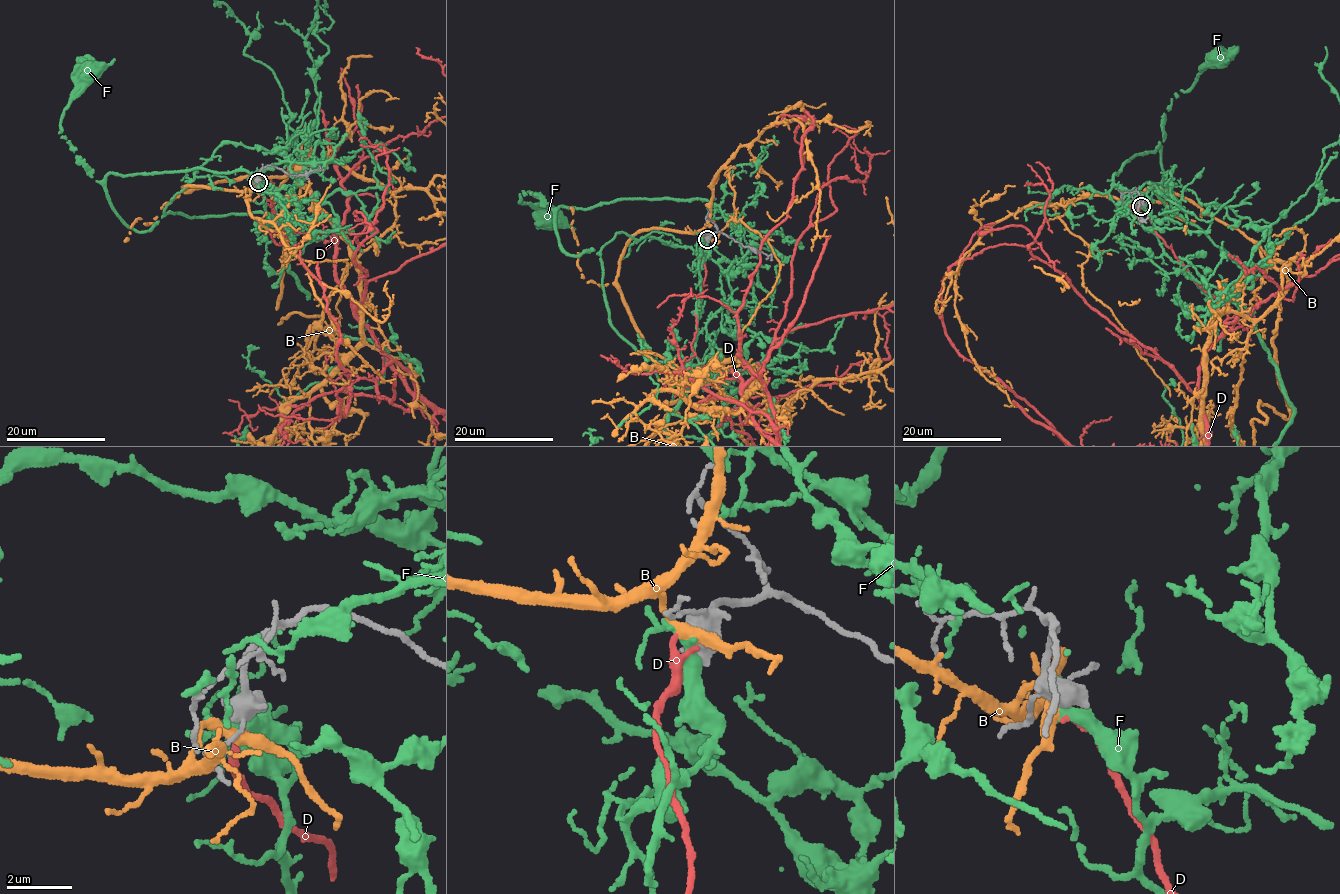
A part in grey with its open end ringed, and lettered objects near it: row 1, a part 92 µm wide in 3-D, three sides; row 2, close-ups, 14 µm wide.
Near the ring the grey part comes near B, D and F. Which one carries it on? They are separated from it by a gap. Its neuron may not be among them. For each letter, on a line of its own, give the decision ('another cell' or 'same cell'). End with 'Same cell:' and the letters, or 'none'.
B: another cell
D: same cell
F: another cell
Same cell: D

